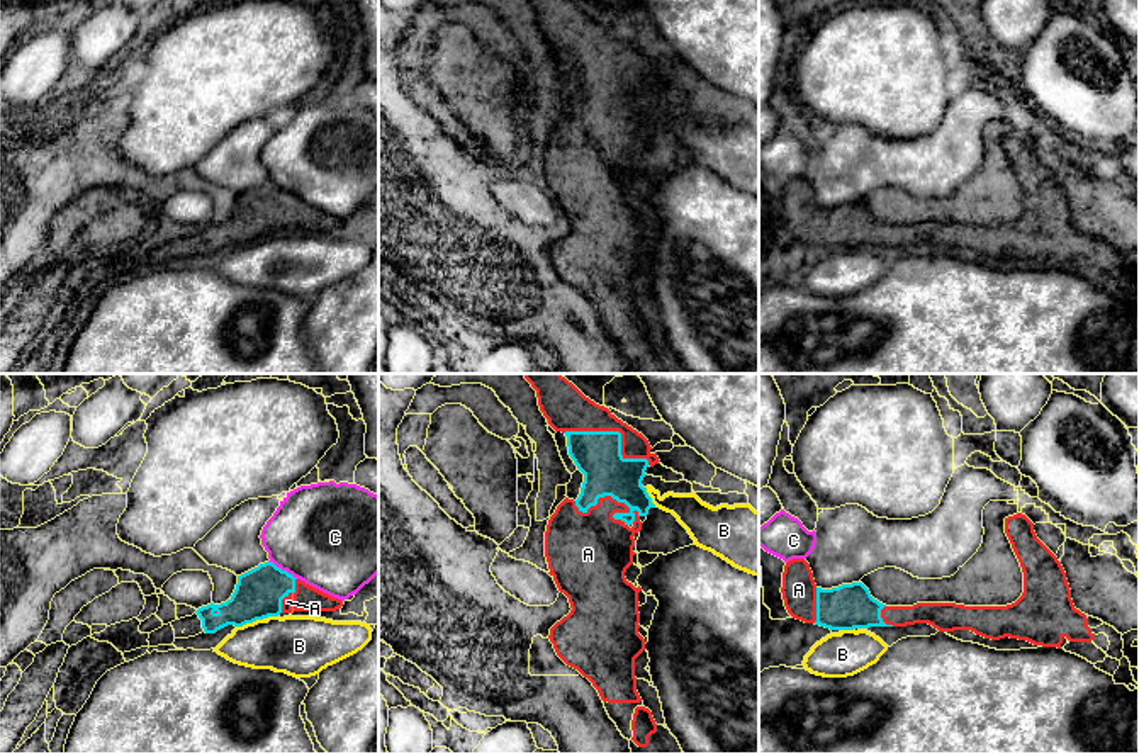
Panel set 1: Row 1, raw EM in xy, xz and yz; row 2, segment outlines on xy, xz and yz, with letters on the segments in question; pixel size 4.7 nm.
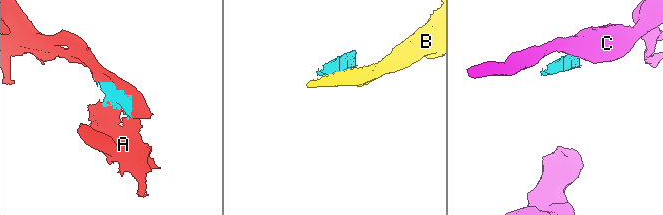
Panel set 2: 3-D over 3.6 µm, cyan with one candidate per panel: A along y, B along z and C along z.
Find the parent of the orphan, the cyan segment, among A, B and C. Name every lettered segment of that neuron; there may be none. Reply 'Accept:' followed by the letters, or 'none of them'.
Accept: A

